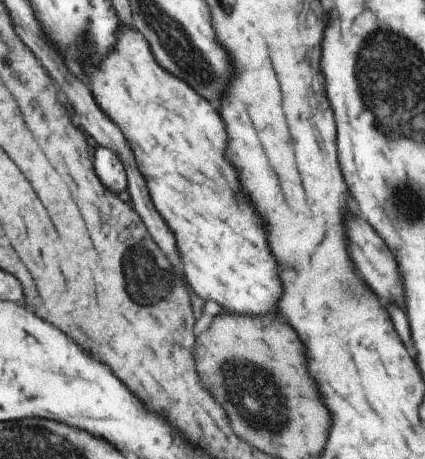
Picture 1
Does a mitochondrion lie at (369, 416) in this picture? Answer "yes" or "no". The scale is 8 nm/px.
no

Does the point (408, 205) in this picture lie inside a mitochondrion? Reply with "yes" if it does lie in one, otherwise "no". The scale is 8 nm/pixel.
yes

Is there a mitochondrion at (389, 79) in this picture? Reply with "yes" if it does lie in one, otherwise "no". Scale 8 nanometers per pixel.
yes

